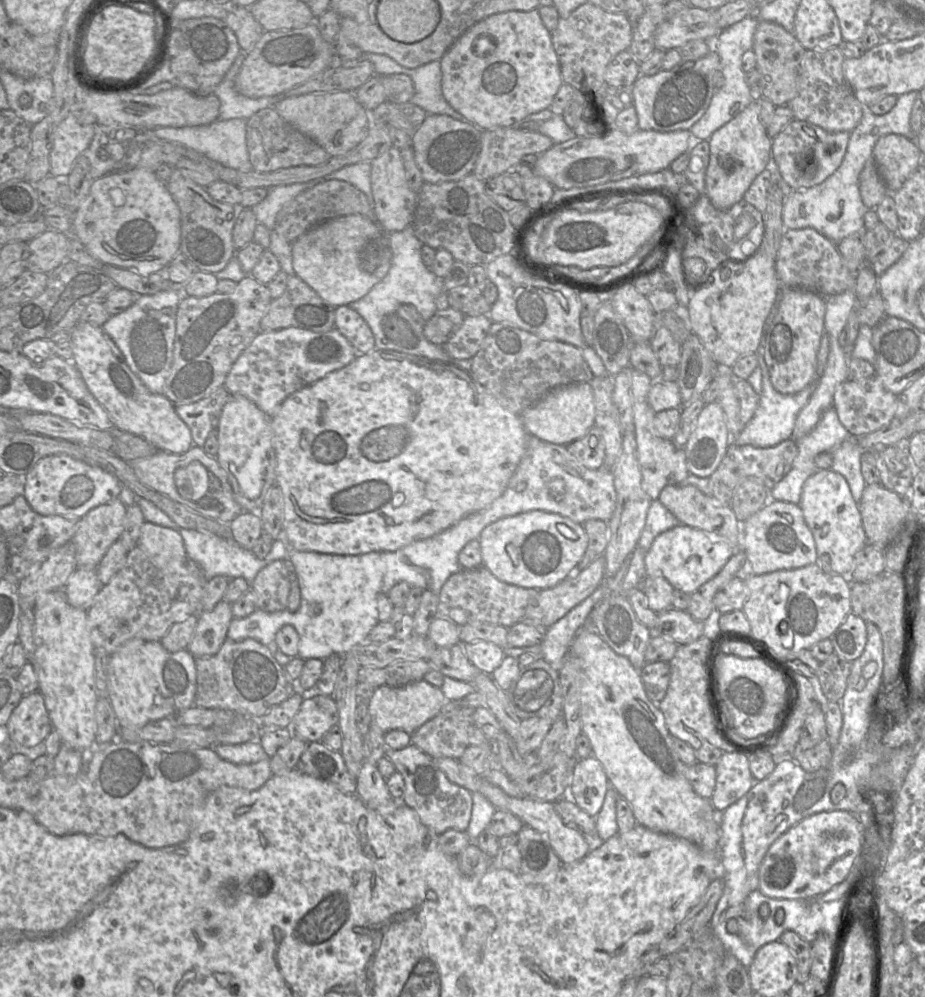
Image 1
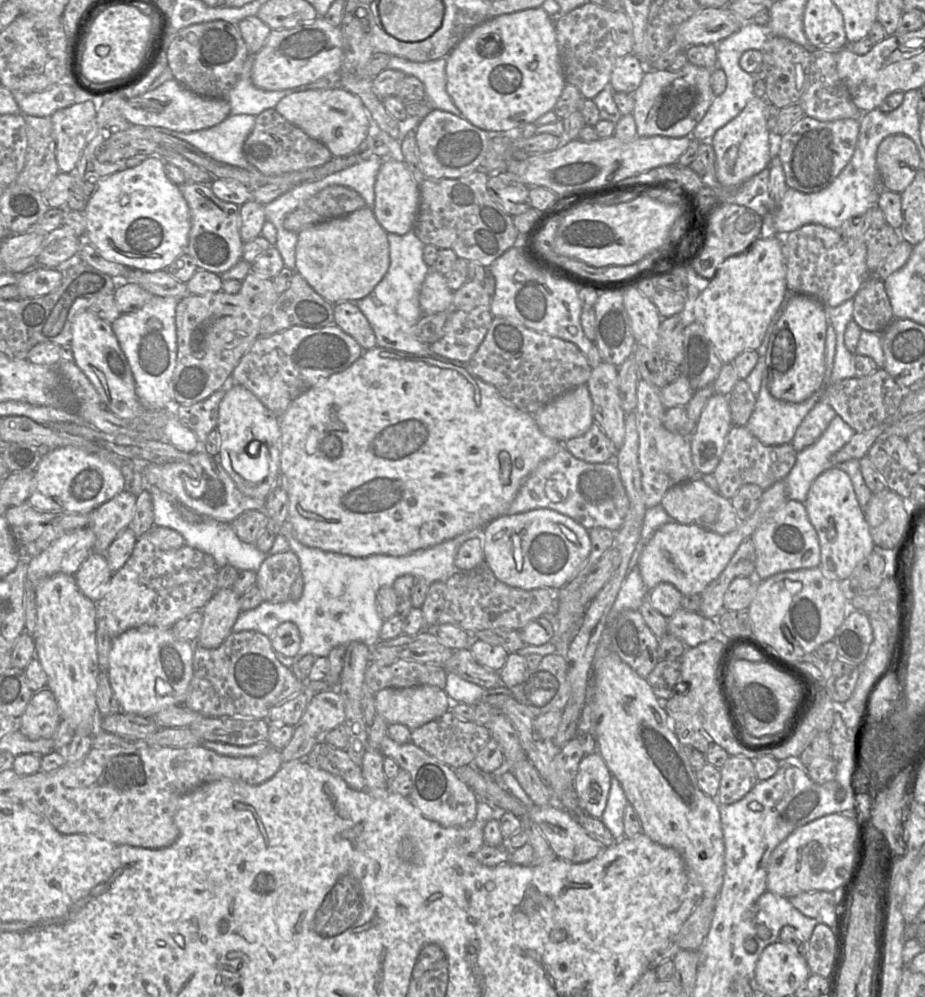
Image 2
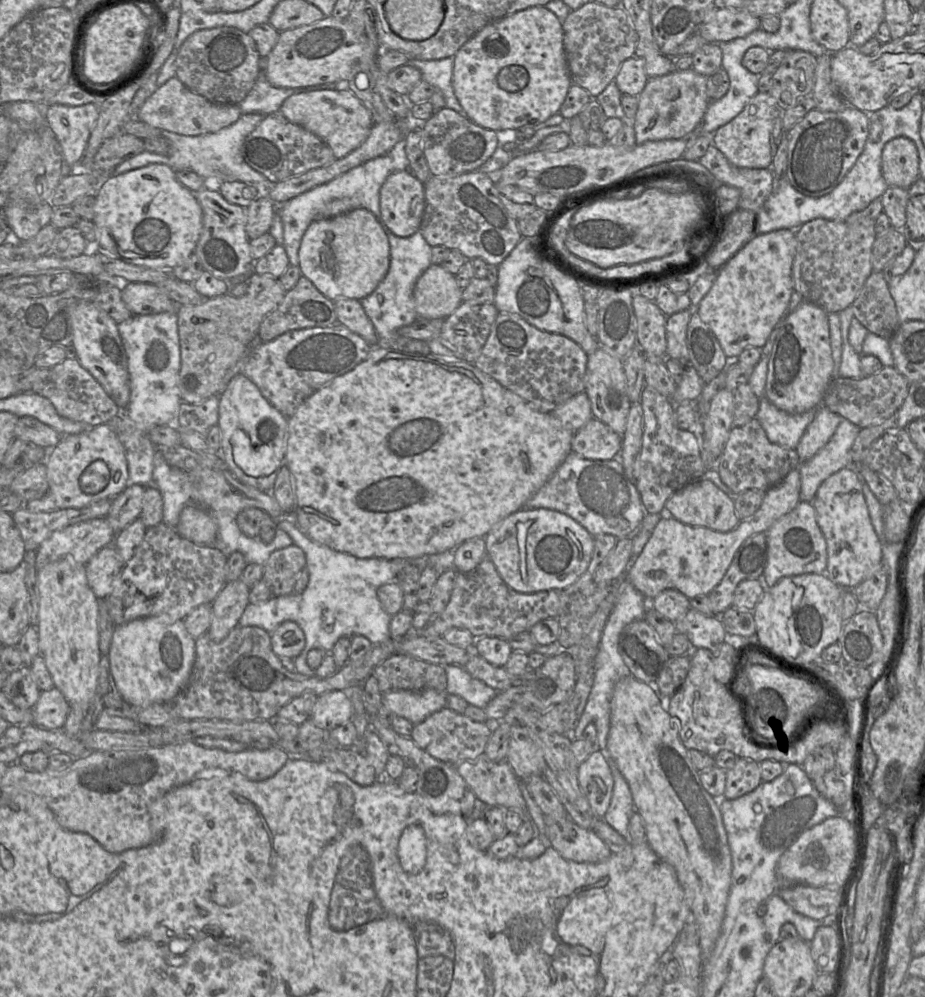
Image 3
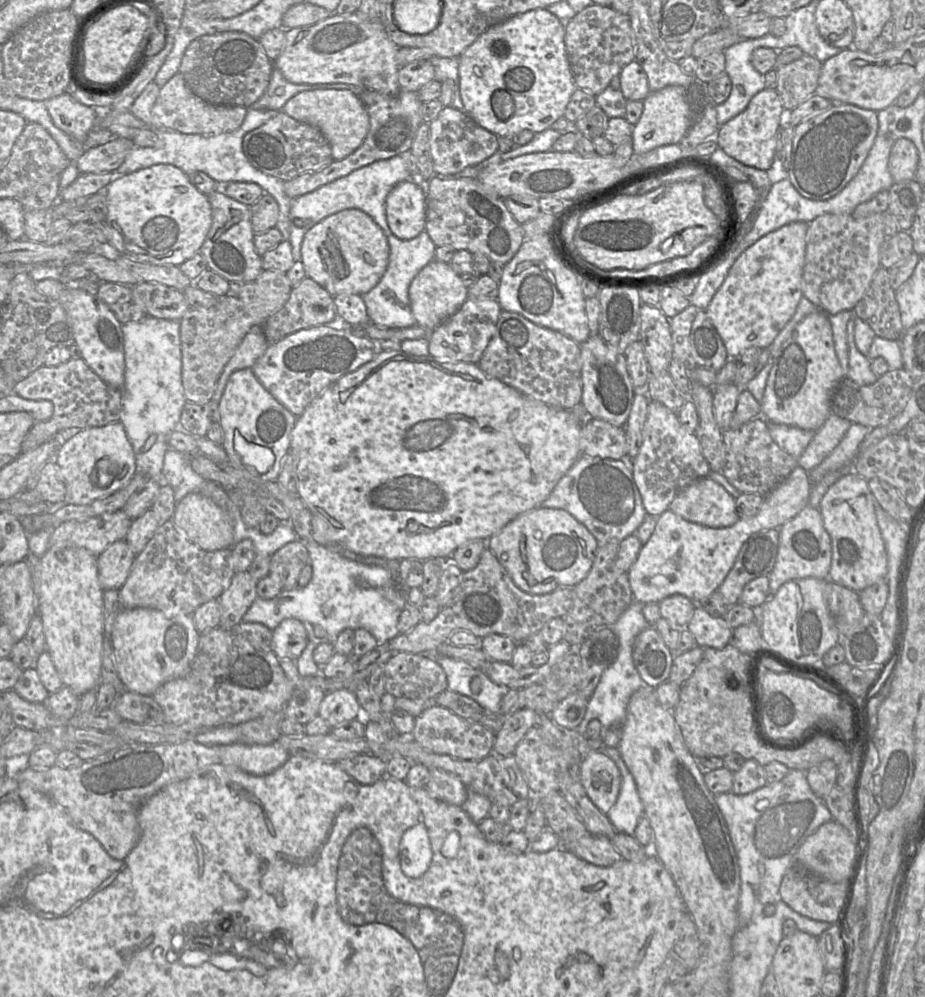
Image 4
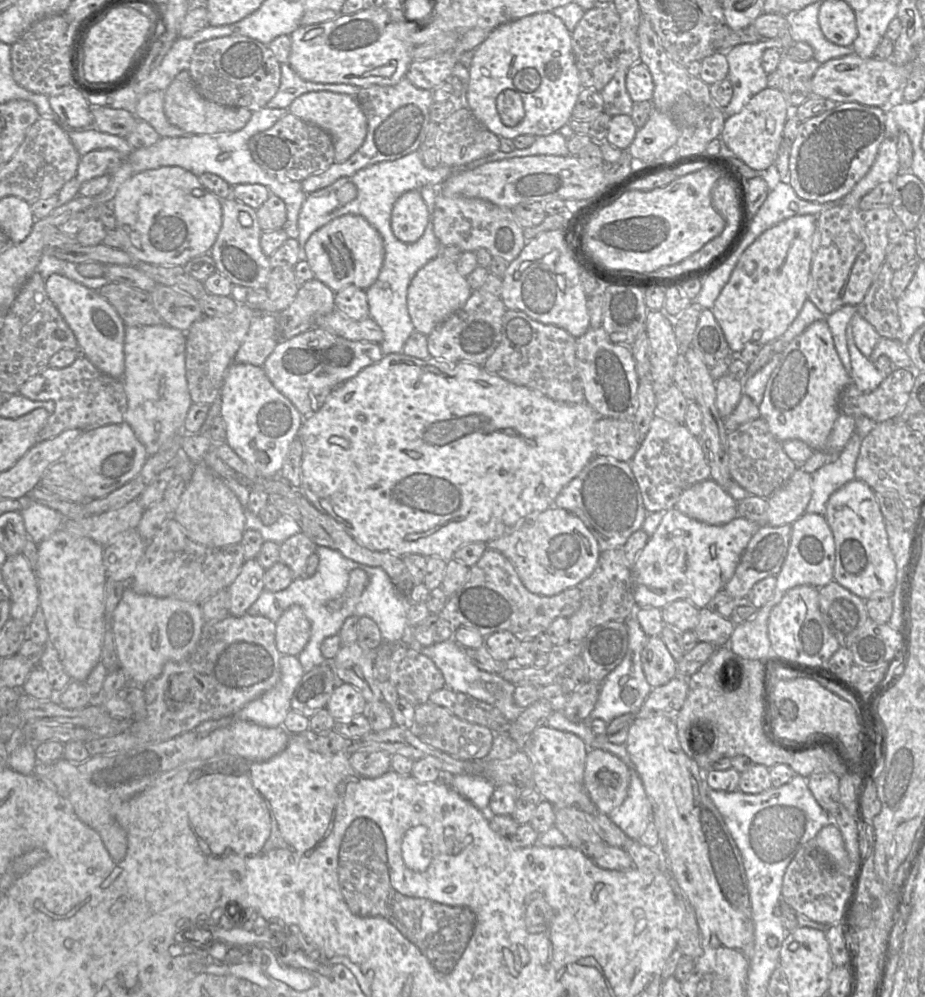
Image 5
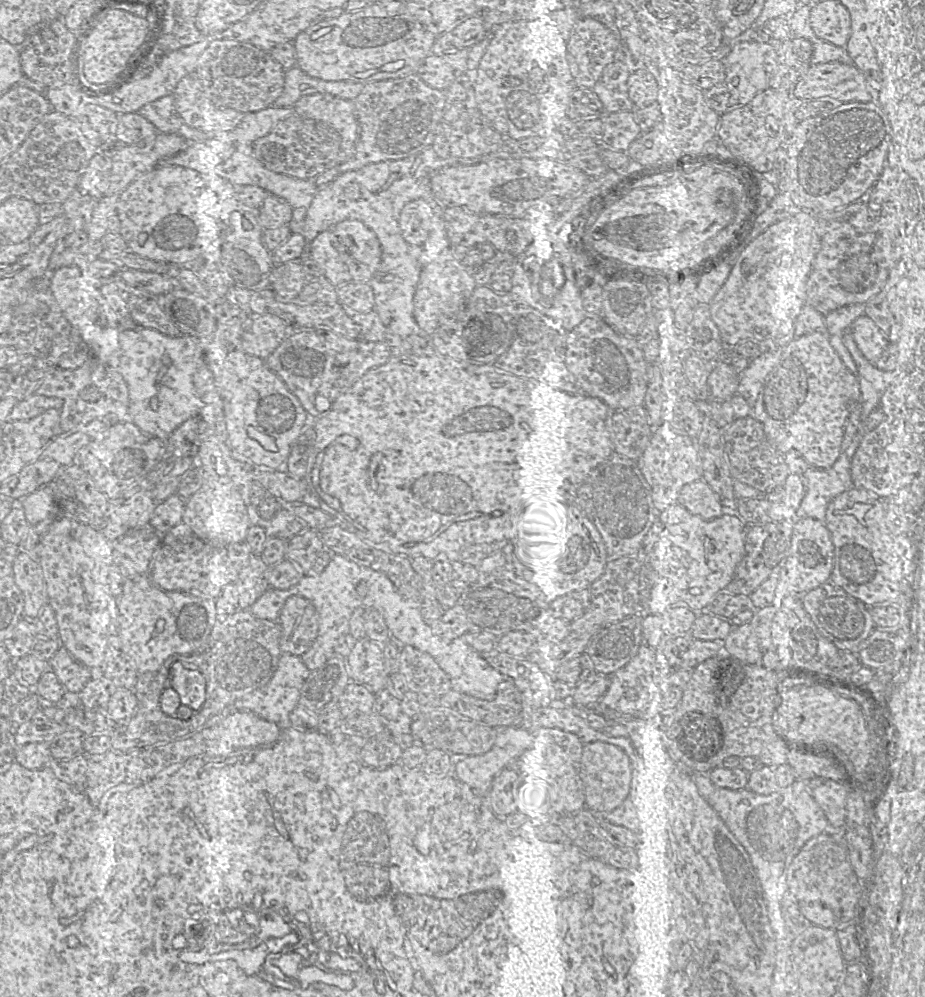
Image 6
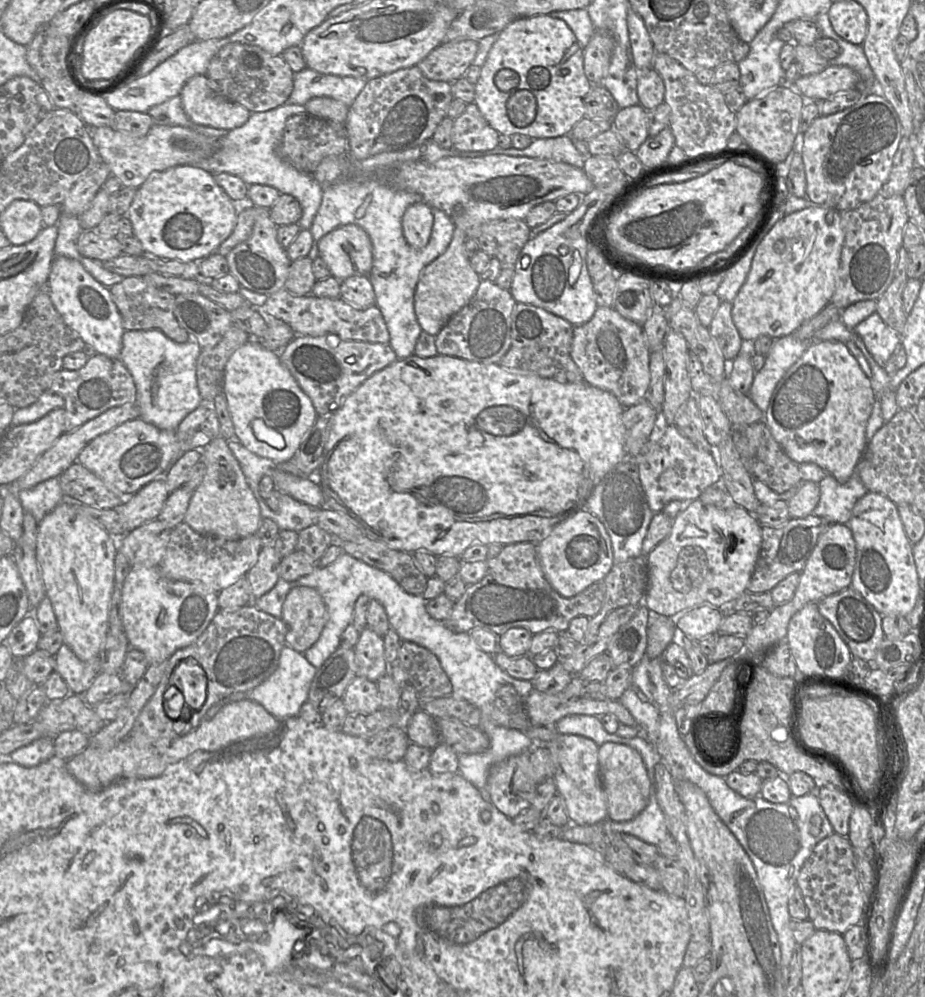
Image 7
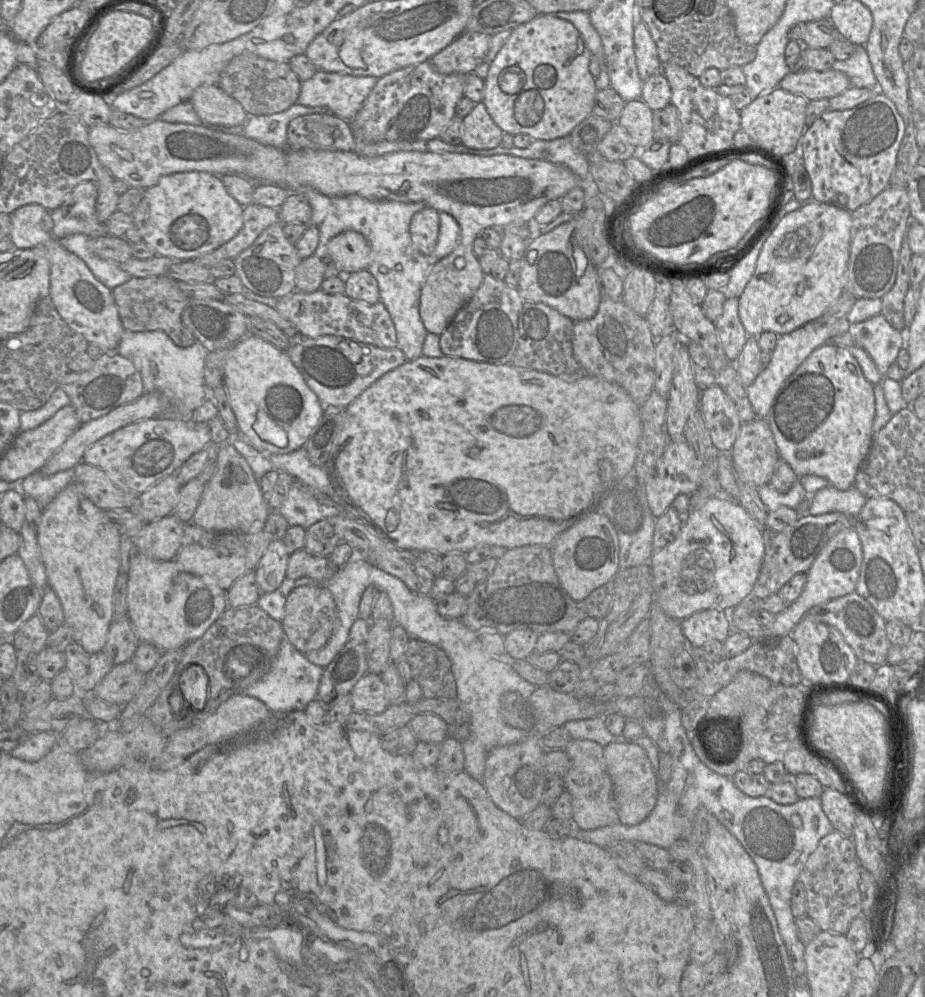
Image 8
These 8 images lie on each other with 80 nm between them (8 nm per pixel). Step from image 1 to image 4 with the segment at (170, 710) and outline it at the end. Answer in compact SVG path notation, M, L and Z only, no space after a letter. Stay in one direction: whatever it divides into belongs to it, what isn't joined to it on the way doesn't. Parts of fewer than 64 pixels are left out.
M121 608L111 634L114 663L120 680L128 691L153 696L164 683L188 673L199 637L192 615L166 615L150 608Z

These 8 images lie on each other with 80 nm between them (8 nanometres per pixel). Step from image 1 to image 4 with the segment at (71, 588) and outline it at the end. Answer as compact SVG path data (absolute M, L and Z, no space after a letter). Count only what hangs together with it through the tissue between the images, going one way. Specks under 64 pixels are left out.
M124 539L97 556L99 583L104 591L118 590L125 583L135 556Z

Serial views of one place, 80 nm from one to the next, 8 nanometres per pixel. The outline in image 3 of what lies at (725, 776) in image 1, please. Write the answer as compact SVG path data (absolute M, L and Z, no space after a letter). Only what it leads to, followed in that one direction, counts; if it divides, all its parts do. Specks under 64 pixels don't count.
M738 757L734 767L726 771L726 786L723 798L736 799L755 790L761 783L760 763Z

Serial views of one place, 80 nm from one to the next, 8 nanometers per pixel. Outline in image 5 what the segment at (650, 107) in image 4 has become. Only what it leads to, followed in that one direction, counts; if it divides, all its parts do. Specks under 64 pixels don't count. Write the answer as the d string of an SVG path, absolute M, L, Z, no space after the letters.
M654 108L646 124L638 129L628 151L632 158L652 163L674 146L678 137L679 129L672 118Z

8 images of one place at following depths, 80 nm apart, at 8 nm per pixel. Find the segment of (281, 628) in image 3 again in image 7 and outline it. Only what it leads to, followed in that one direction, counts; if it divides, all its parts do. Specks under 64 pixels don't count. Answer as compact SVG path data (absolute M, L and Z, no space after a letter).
M295 587L286 596L281 619L287 627L285 644L304 653L319 639L327 622L327 608L316 589Z

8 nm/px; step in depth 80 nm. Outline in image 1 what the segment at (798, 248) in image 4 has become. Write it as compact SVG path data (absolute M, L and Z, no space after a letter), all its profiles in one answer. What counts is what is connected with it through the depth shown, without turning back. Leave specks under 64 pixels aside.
M758 251L744 261L726 260L722 262L718 267L716 267L713 270L710 278L706 283L701 284L695 289L689 287L689 304L688 304L689 328L692 333L696 334L699 337L705 348L710 352L711 356L719 364L720 367L731 368L739 358L752 353L756 353L763 334L763 327L765 325L765 321L776 300L779 288L780 288L780 280L776 273L775 261L770 257L768 257L766 254Z

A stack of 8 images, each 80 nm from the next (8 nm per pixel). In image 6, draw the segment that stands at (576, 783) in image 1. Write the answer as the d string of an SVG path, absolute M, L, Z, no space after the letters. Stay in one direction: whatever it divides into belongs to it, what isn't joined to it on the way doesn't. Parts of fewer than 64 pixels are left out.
M605 742L585 743L581 758L580 777L584 785L587 809L595 814L610 813L629 796L632 765L629 756L617 746Z

